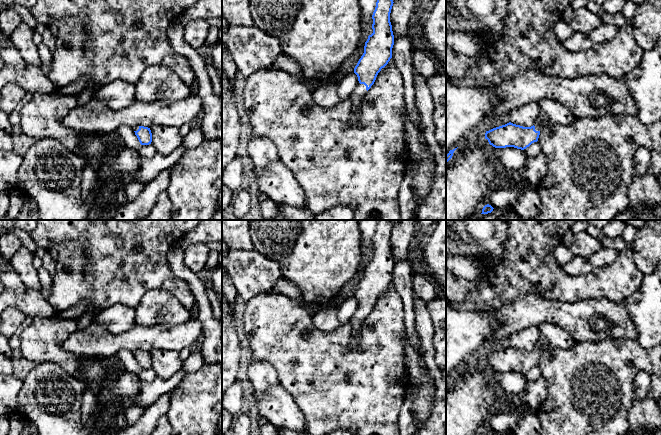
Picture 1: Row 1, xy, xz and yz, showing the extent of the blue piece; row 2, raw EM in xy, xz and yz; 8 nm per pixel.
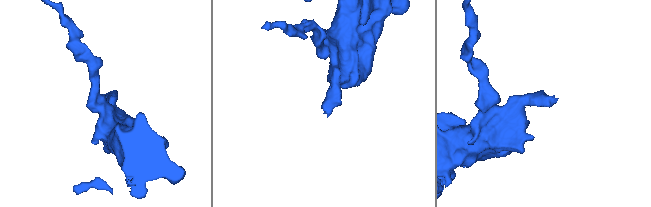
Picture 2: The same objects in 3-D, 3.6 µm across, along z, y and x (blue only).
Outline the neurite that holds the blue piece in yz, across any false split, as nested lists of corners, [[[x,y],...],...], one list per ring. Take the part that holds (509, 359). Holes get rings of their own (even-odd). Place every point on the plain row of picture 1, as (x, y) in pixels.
[[[542,323],[538,327],[540,338],[533,350],[523,351],[509,346],[486,355],[485,363],[495,372],[514,371],[524,374],[538,365],[540,355],[547,348],[569,349],[574,347],[575,340],[563,328],[550,323]]]

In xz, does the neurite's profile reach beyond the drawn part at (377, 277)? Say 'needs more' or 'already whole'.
needs more

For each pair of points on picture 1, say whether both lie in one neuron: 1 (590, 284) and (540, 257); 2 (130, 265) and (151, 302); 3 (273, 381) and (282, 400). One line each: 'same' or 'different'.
1: same
2: different
3: different

